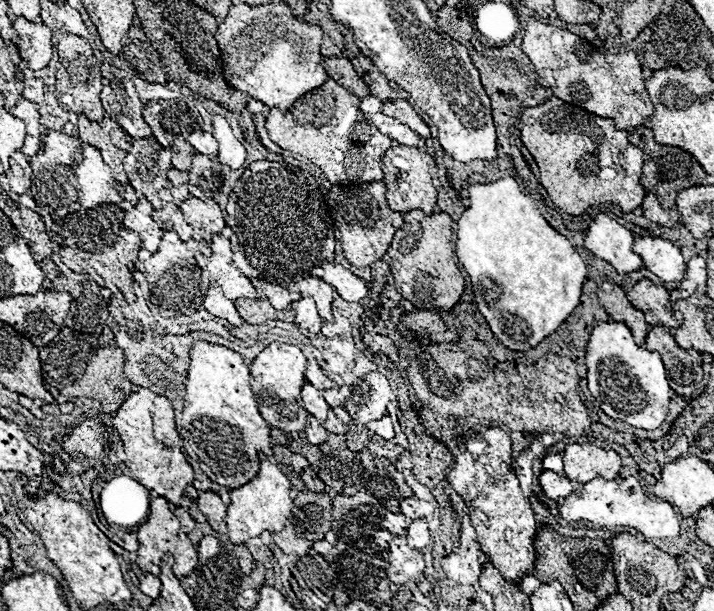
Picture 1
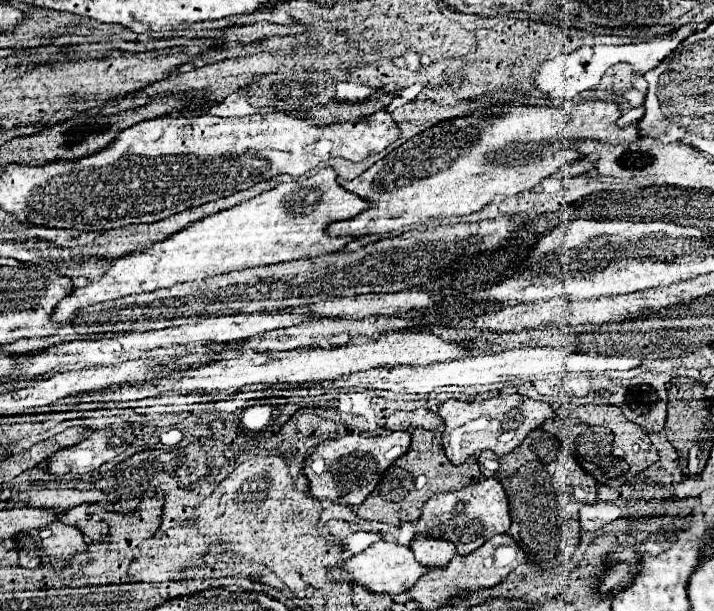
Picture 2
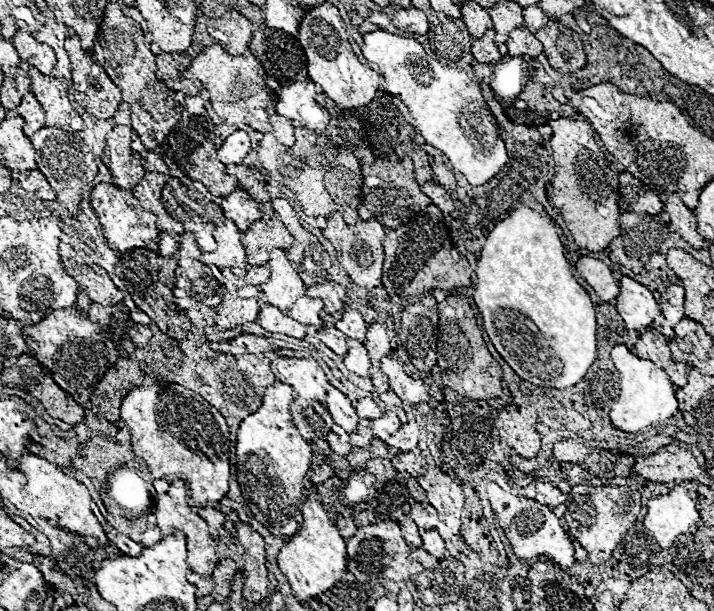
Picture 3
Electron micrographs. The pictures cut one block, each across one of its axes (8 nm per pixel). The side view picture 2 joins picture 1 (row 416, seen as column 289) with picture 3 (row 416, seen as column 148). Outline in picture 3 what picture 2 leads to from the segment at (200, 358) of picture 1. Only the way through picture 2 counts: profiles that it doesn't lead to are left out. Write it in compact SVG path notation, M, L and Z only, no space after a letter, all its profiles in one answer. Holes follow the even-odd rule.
M274 382L272 386L266 388L262 406L246 416L238 428L238 440L236 440L236 466L248 466L248 470L260 470L260 472L272 472L276 476L276 482L284 486L284 498L288 498L288 518L280 522L280 526L268 526L268 530L278 536L292 536L302 524L302 510L300 506L304 504L304 478L306 472L310 470L310 458L312 458L312 448L310 444L300 438L292 416L290 416L290 402L292 402L292 386Z

